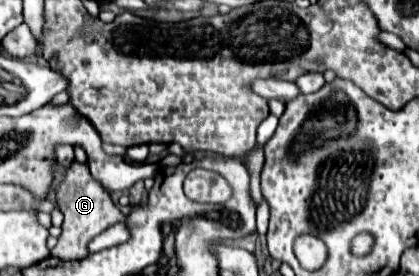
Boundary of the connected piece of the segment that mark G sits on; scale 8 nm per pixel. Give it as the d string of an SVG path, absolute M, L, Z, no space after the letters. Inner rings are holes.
M79 162L71 164L65 180L59 184L57 204L65 216L65 220L63 220L63 234L59 238L59 244L53 248L51 254L61 260L83 260L85 256L89 256L87 244L97 234L101 234L105 228L109 228L115 222L125 222L125 214L113 204L109 192L103 188L103 184L97 182L91 176L89 168Z

